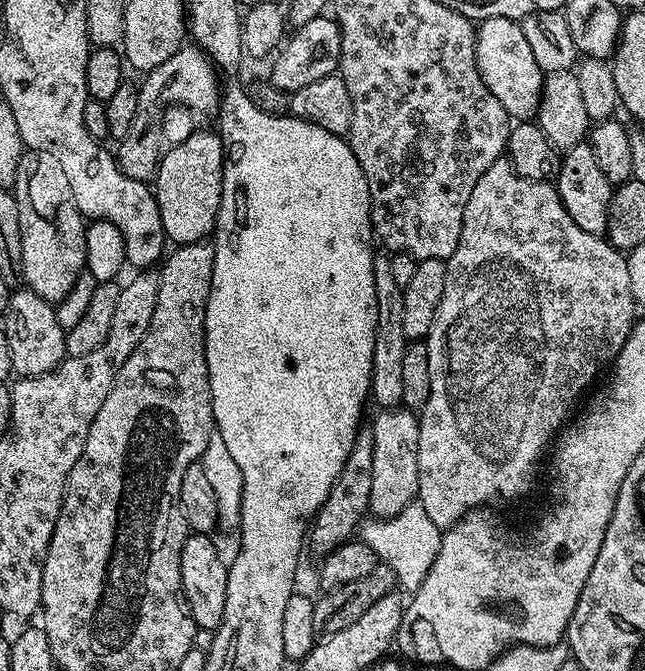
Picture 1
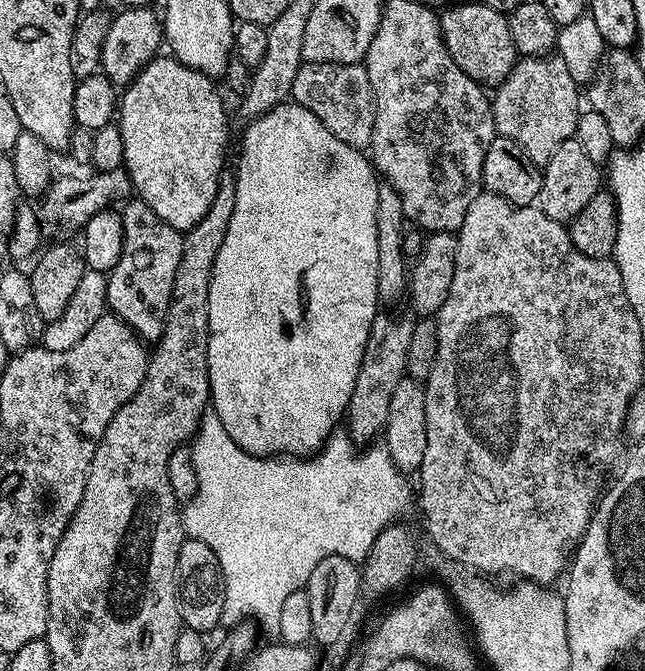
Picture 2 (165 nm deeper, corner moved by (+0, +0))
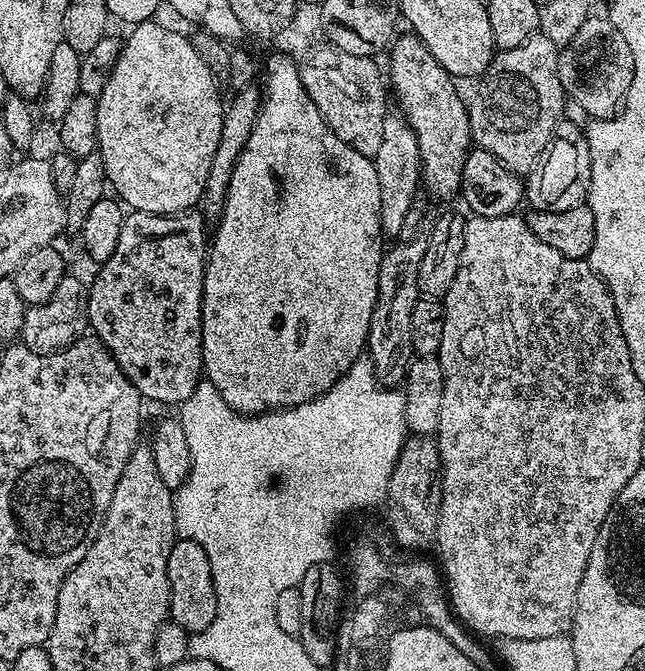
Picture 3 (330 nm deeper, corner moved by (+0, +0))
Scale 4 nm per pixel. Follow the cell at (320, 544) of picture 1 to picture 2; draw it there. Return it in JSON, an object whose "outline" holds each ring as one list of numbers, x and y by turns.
{"outline":[[377,314,372,323,370,338,362,354,362,366,358,366,358,382,354,382,354,394,350,394,346,413,346,435,357,446,368,446,383,433,386,418,390,414,390,401,394,389,406,376,406,350,410,346,413,321,404,316]]}

